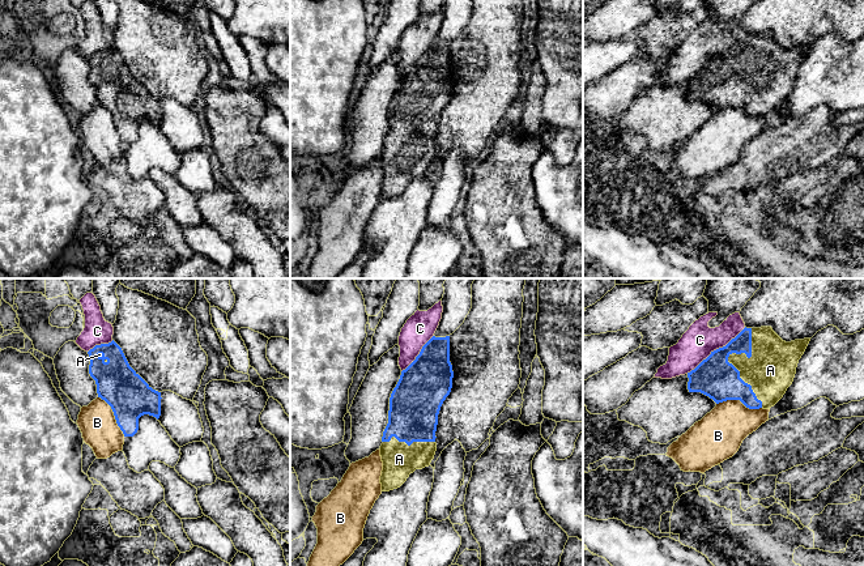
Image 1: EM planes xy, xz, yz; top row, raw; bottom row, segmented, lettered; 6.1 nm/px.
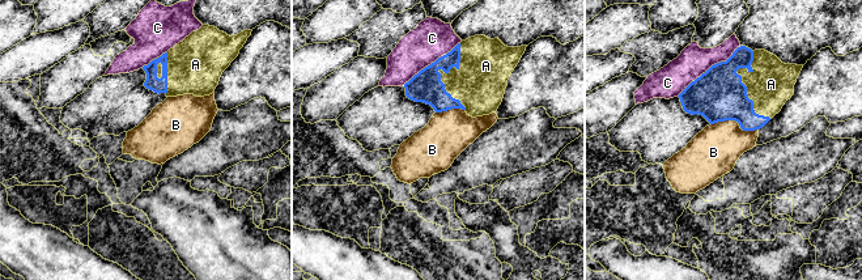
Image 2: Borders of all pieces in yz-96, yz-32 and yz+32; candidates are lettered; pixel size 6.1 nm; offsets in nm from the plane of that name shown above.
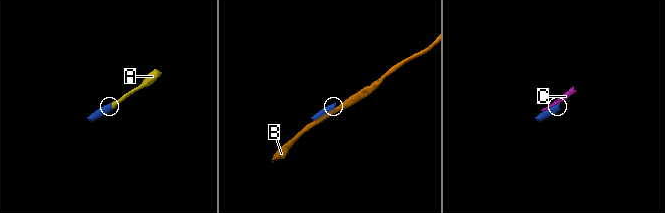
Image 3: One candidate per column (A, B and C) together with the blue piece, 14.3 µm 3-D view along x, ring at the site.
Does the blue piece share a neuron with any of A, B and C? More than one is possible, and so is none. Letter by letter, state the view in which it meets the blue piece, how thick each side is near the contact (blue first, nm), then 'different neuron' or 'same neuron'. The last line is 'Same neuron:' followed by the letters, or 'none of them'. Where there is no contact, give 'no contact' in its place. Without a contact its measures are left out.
A: yz | 240/240 nm | same neuron
B: yz | 240/300 nm | different neuron
C: yz | 240/200 nm | different neuron
Same neuron: A

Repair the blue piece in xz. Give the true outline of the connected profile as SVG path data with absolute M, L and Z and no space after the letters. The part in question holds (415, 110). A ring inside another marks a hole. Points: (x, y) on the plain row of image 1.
M433 43L422 54L416 67L401 78L400 86L390 105L388 131L382 144L382 199L400 195L416 176L430 173L437 158L435 139L438 122L443 108L451 99L452 85L450 43Z

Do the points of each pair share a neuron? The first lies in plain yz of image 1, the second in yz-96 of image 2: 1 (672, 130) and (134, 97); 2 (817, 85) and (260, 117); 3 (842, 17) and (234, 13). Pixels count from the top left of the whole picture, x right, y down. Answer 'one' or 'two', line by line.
1: one
2: two
3: one

